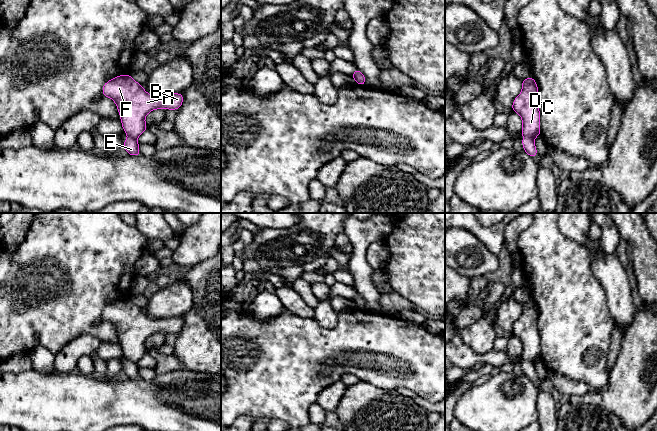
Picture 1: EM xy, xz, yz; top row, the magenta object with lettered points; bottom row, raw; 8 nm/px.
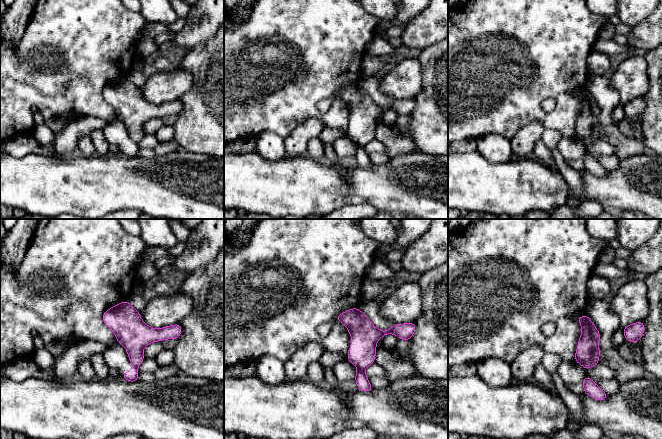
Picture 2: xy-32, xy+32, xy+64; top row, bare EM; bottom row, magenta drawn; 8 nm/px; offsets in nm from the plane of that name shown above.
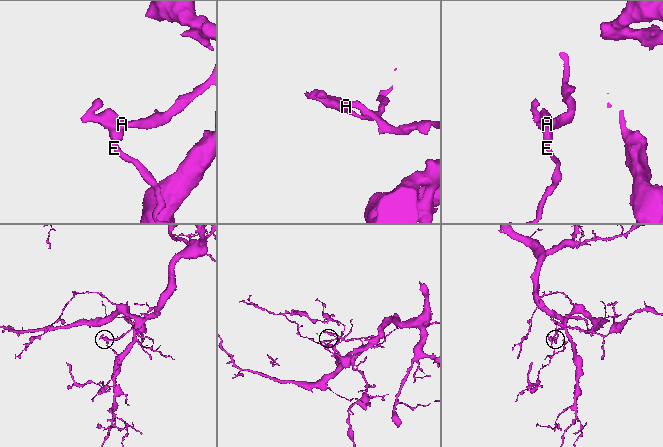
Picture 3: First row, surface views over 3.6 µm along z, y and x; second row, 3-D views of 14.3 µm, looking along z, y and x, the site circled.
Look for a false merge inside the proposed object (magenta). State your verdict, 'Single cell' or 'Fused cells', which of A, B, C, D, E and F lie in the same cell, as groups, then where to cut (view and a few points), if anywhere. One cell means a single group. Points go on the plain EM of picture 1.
Fused cells. Groups: A B C D F / E. Split along xy (128, 359), (135, 363)

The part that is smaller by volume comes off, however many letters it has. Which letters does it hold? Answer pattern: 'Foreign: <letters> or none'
Foreign: E

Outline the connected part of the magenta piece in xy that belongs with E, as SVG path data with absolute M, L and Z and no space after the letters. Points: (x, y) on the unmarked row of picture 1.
M128 360L125 366L123 366L123 372L131 380L138 380L141 378L139 374L139 367L136 363Z

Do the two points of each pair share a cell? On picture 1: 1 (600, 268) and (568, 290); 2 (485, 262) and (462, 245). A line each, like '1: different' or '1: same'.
1: different
2: same

